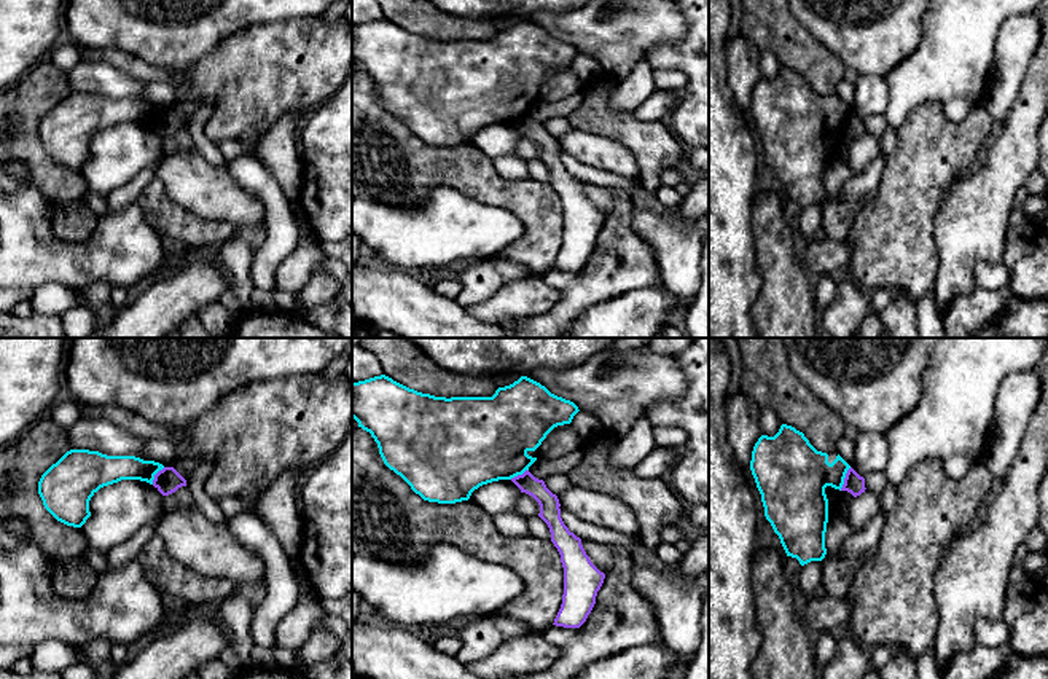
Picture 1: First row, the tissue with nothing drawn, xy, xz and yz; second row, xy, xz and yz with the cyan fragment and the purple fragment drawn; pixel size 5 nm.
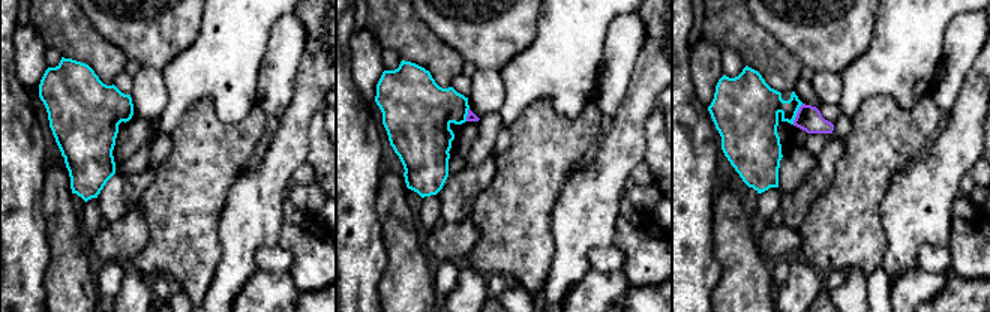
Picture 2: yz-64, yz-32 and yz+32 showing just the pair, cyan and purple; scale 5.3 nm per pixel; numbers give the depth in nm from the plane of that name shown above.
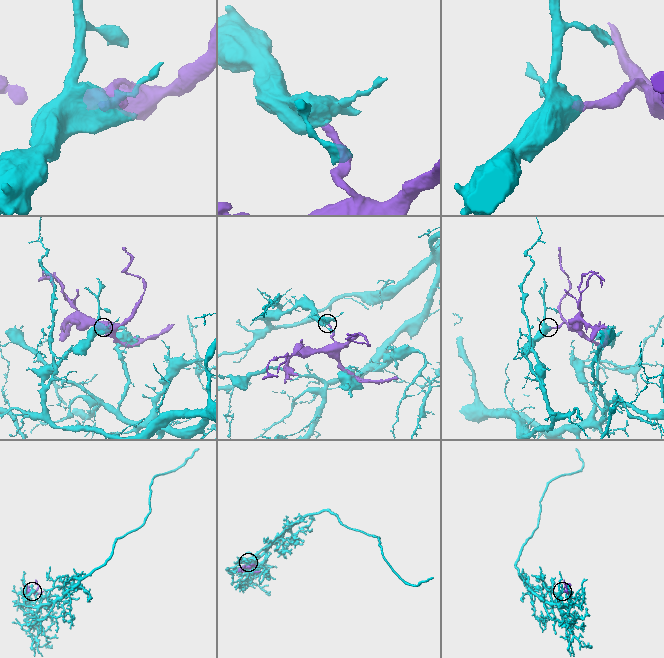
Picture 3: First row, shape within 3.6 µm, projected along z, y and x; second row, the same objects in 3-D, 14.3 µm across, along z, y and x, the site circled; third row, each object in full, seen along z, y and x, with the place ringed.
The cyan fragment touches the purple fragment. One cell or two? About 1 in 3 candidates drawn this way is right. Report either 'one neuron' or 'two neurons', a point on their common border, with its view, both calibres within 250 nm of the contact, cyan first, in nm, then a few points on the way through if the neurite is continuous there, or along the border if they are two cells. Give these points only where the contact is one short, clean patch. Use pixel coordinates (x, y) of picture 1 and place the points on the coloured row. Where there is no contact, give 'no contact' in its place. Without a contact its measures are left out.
two neurons; meets cyan in yz at (844, 477); 320 nm thick on the cyan side, 100 nm on the other; border along yz (851, 467), (840, 490)

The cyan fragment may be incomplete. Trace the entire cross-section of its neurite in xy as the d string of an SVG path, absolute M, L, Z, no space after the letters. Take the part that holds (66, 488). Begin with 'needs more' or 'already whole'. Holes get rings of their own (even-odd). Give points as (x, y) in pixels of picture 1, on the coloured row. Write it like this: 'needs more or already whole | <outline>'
already whole | M70 449L38 481L45 508L61 523L81 528L91 516L89 500L104 486L121 480L153 485L164 465L135 456L107 456L99 451Z

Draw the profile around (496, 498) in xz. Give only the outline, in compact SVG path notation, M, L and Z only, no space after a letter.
M499 480L475 489L470 500L494 516L500 513L514 513L519 496L521 489L511 480Z

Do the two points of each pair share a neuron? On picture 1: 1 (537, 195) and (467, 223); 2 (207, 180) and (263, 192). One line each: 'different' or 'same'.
1: different
2: different

